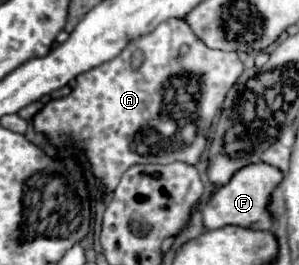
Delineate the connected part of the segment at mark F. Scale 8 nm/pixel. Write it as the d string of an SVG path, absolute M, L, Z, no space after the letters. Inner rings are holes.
M252 163L252 165L242 167L216 195L210 197L210 201L202 209L204 227L220 229L226 225L238 225L238 227L248 227L248 229L256 229L256 231L270 231L274 221L272 221L266 205L268 205L268 199L270 199L274 187L280 181L282 181L282 173L268 163Z

